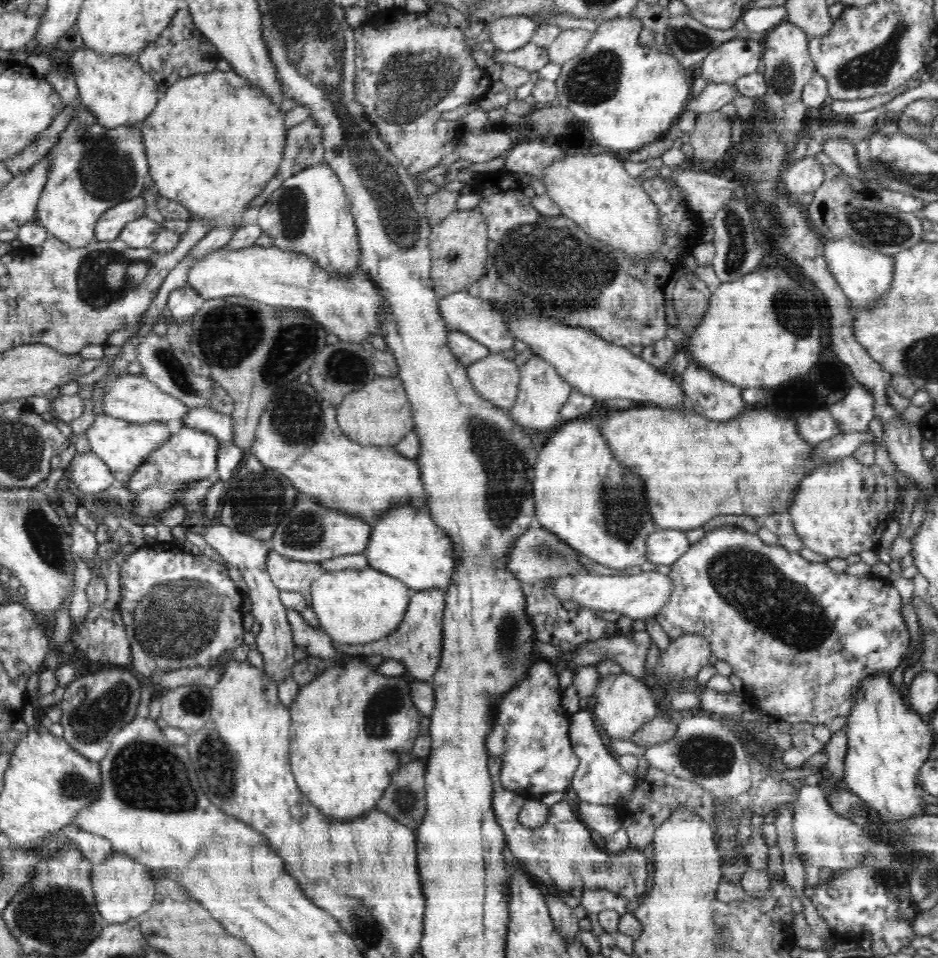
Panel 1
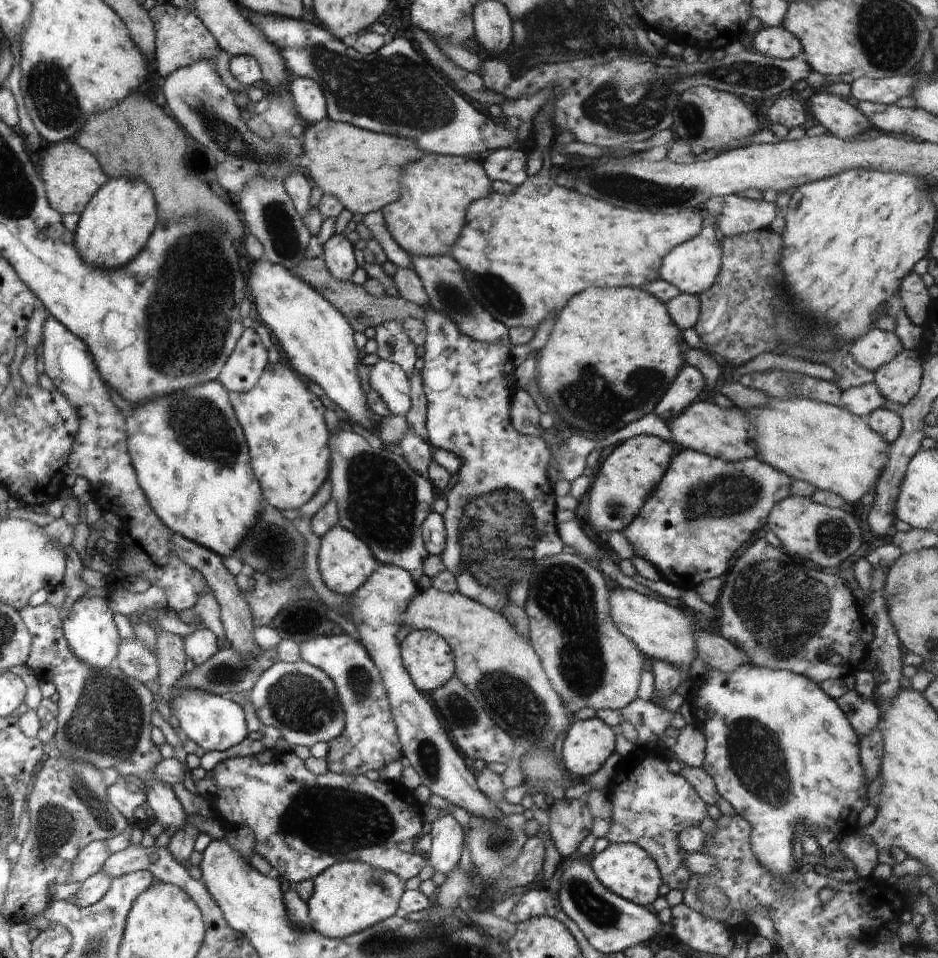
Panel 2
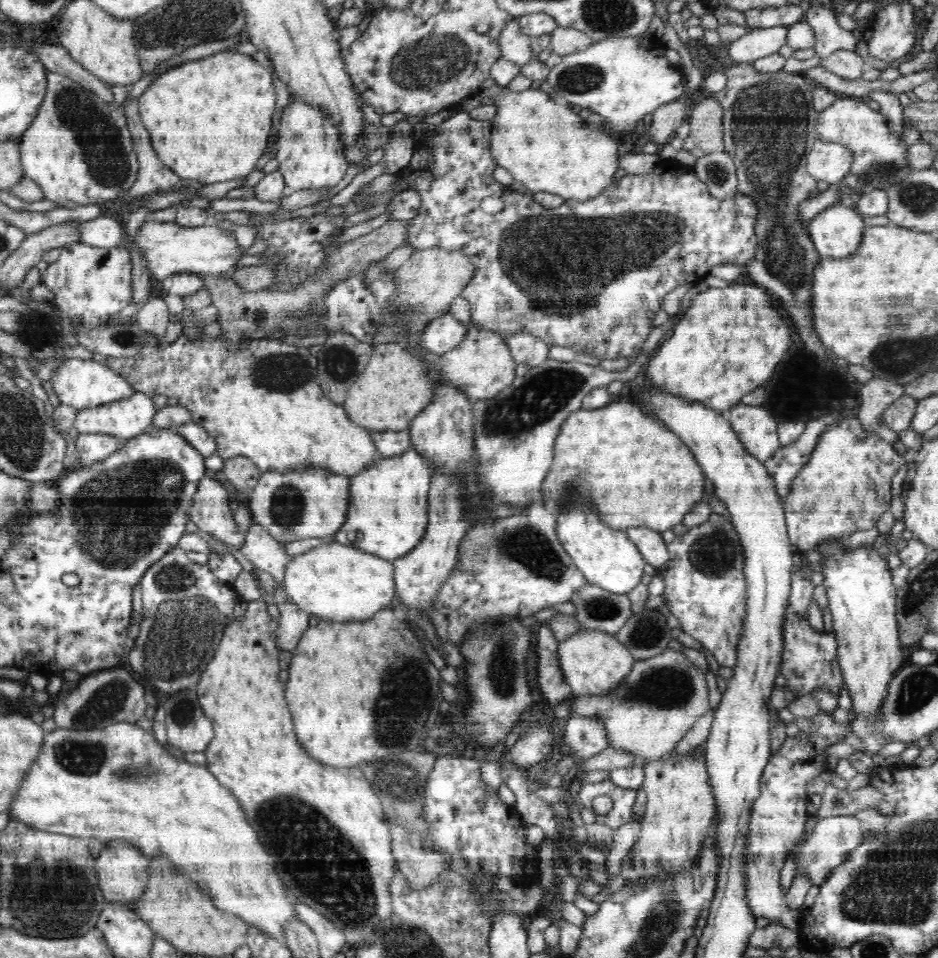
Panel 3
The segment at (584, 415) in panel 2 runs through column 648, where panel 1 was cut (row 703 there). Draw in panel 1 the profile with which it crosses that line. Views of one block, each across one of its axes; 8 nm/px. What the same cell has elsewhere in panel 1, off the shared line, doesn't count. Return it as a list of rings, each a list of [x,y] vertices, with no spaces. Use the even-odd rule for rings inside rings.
[[[352,659],[347,663],[338,663],[336,666],[327,666],[323,673],[319,674],[313,681],[307,685],[300,687],[296,698],[289,707],[290,711],[290,771],[296,776],[298,788],[302,790],[302,794],[312,802],[312,805],[322,812],[324,817],[334,822],[348,822],[360,819],[367,813],[374,811],[383,796],[384,790],[390,785],[392,778],[396,772],[407,763],[412,761],[410,754],[412,753],[416,739],[419,738],[421,731],[421,723],[423,715],[412,703],[410,696],[409,684],[411,679],[405,675],[398,676],[382,676],[377,673],[377,667],[372,667],[366,661]]]

